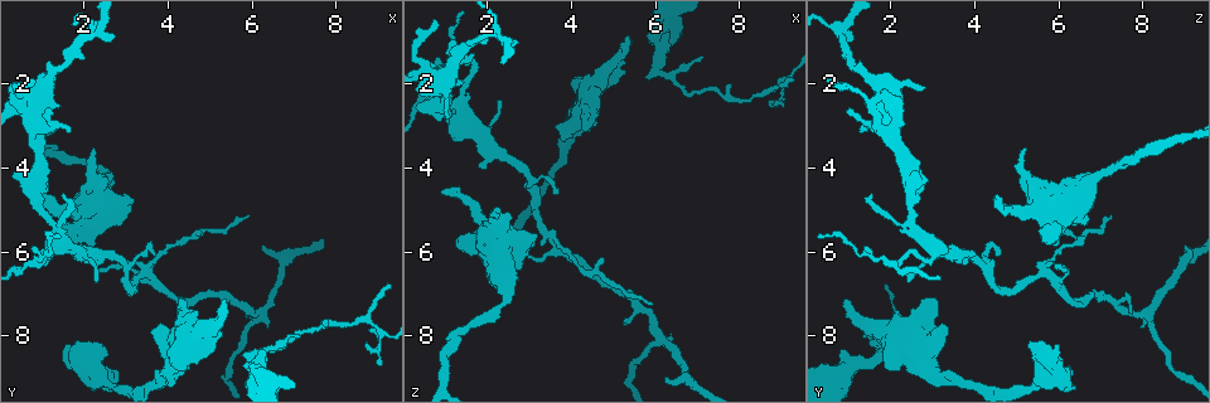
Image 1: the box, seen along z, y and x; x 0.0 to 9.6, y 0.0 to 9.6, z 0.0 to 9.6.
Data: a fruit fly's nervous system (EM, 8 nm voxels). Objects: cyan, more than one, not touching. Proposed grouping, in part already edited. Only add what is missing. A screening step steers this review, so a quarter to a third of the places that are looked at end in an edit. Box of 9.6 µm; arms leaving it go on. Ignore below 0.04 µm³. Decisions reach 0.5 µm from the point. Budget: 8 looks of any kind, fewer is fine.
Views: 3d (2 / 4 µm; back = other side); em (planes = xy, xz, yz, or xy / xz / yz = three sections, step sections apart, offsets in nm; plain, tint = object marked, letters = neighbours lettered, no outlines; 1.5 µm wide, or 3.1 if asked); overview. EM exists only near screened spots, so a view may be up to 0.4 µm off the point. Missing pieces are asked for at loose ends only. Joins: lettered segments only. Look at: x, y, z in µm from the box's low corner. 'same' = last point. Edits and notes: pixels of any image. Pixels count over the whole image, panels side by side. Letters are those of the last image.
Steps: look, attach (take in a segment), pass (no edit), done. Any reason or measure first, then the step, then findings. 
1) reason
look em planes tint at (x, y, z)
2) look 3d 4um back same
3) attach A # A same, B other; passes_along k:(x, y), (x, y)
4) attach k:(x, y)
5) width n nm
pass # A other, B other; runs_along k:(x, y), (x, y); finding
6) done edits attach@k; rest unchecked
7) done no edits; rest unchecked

thin end
look 3d 2um at (7.15, 8.05, 1.35)

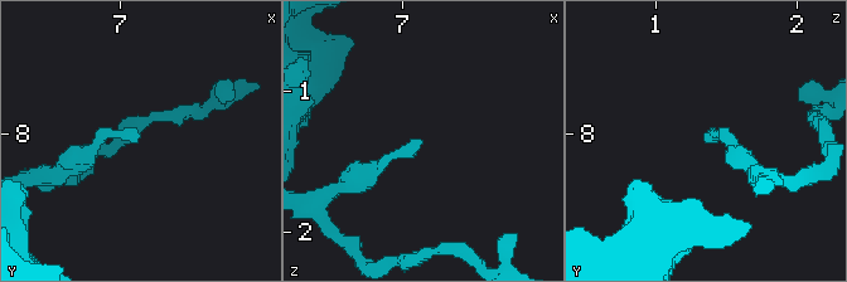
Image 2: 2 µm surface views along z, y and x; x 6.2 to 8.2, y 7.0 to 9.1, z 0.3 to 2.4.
look em planes letters at (7.12, 8.06, 1.36)

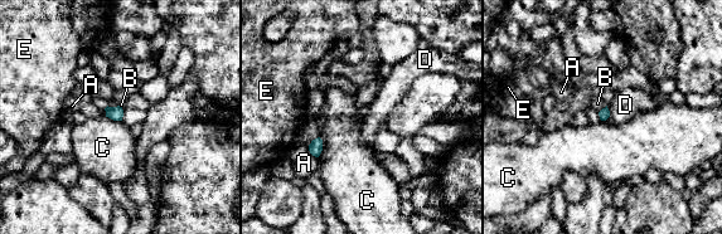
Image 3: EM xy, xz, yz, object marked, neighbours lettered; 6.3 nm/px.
pass # A other, B other, C other, D other, E other; border 3:(320, 137), (321, 152), (318, 156); none of them fits

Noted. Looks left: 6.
free end
look 3d 2um at (5.35, 7.10, 0.95)

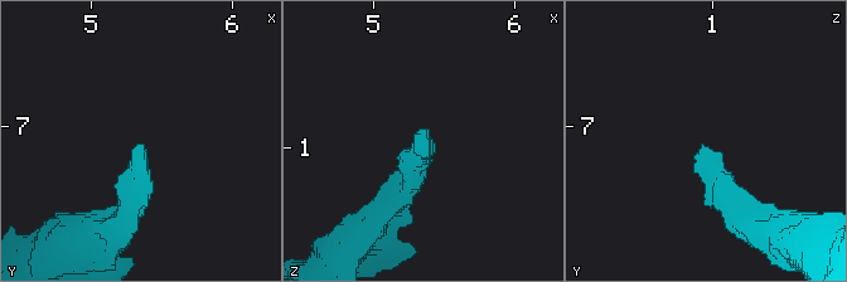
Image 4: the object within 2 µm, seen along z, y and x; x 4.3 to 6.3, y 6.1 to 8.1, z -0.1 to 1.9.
look em planes letters at (5.30, 7.12, 0.96)

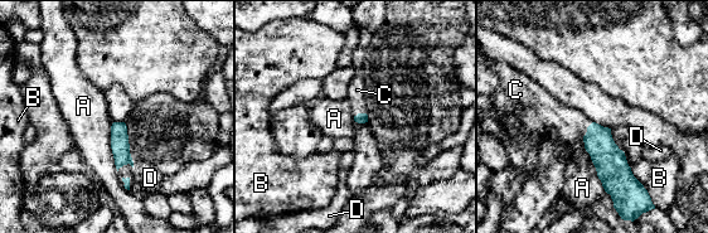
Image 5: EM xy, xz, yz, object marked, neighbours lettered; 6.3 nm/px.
attach C # A other, B other, C same, D other; passes_along 5:(610, 161), (587, 130), (571, 124); the neuron continues

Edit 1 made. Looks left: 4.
stops while still wide
look em planes letters at (3.15, 4.75, 5.60)

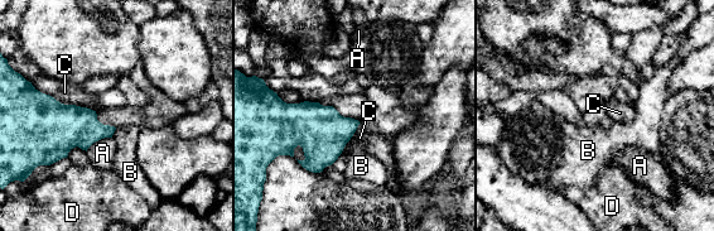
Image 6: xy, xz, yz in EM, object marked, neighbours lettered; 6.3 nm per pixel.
pass # A other, B other, C other, D other; border 6:(32, 83), (61, 102), (96, 111); none of them fits

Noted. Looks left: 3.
done edits attach@5; rest unchecked

